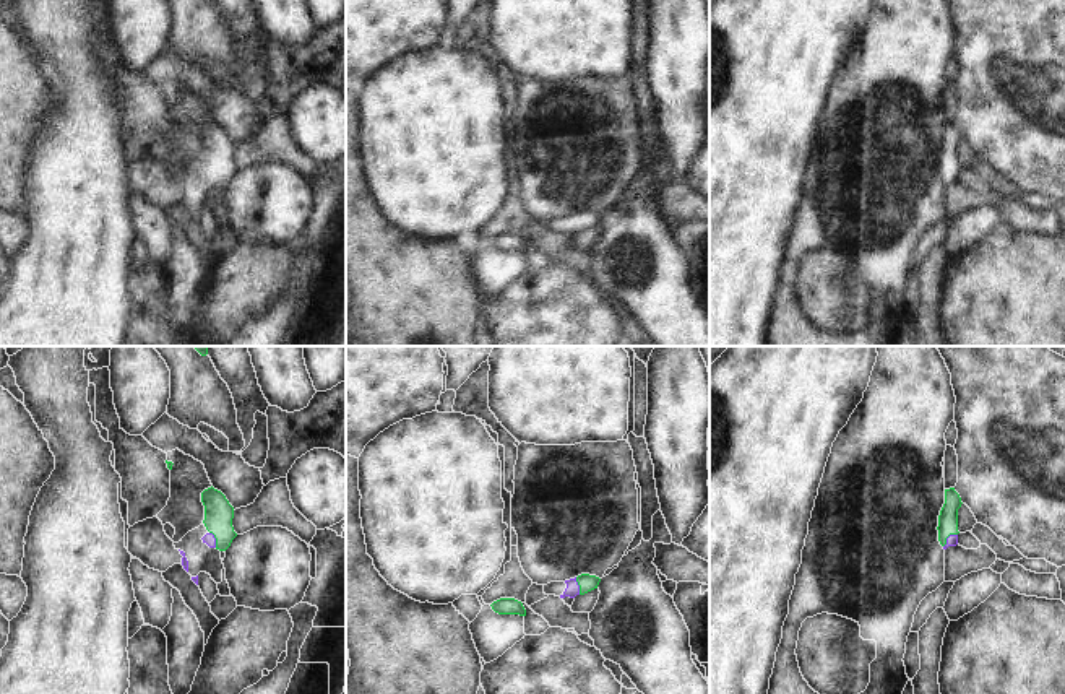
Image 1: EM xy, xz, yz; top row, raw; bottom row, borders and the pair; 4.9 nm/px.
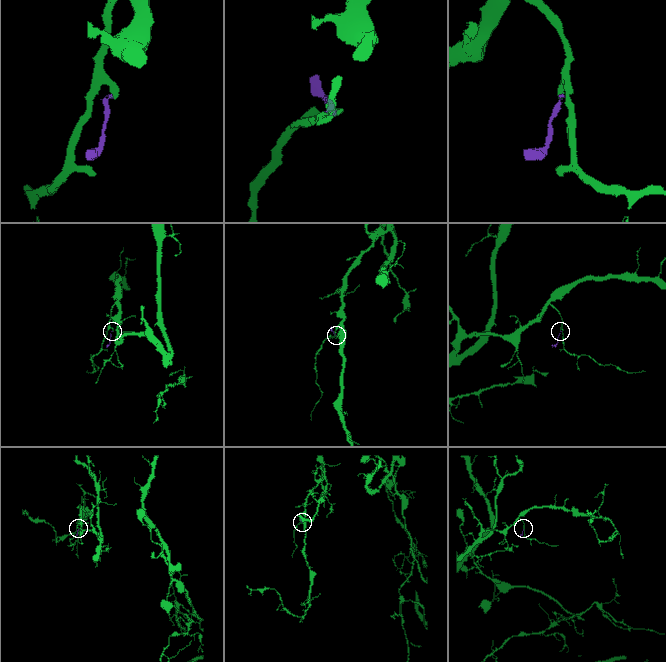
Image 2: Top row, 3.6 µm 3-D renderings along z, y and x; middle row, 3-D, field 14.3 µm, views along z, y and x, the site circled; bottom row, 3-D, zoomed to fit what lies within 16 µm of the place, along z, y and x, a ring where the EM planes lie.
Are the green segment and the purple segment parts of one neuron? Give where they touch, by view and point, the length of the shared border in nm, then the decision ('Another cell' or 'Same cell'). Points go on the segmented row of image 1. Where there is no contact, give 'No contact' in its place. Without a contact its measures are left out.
Touches green at xz (578, 584). Shared border 90 nm. Same cell.

